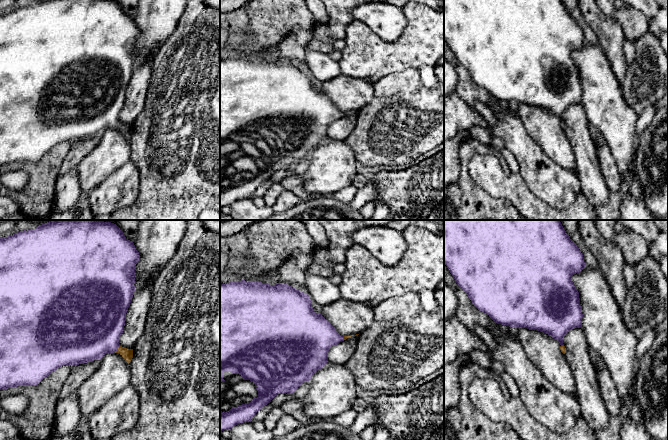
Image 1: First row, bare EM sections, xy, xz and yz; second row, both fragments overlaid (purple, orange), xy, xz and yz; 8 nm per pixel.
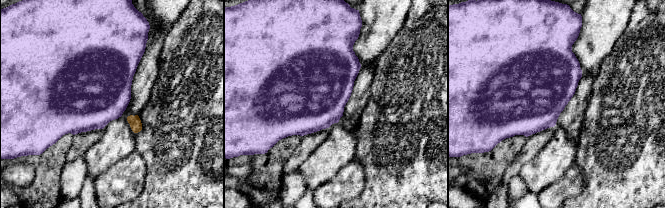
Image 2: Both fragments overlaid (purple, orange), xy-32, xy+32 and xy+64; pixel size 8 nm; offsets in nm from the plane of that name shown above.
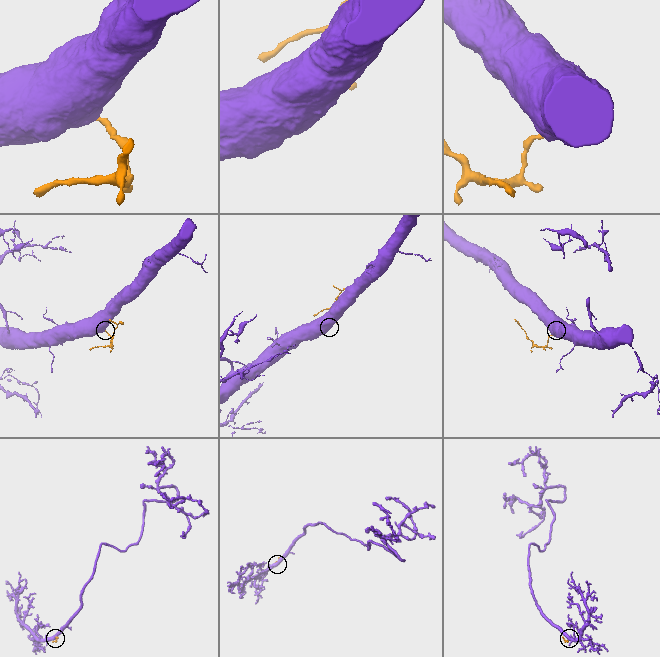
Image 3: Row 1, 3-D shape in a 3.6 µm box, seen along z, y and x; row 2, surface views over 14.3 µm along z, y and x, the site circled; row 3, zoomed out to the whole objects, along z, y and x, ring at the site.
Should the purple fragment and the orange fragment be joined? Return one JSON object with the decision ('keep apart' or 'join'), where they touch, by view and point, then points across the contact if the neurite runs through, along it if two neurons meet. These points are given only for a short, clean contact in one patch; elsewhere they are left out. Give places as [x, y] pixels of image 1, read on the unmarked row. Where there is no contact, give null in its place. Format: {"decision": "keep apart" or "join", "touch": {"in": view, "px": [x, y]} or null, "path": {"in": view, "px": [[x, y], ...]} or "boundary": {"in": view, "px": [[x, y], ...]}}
{"decision": "join", "touch": {"in": "xy", "px": [117, 125]}, "path": {"in": "xy", "px": [[93, 105], [117, 125], [127, 130]]}}

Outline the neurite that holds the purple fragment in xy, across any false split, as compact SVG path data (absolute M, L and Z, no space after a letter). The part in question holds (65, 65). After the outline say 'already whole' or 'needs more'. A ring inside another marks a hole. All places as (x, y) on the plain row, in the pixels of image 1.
M42 0L32 6L24 6L0 14L0 166L17 162L36 162L57 144L76 142L100 136L107 129L119 129L129 140L133 125L119 120L126 89L135 66L135 46L140 34L132 17L128 16L116 0Z; needs more

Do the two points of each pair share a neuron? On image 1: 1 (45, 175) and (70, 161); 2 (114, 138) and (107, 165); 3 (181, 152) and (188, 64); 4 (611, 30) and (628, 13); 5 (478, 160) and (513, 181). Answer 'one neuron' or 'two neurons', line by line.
1: two neurons
2: one neuron
3: one neuron
4: two neurons
5: one neuron

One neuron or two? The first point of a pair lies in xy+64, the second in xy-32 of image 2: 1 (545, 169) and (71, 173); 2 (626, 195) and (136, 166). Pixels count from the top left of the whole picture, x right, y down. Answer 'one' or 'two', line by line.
1: two
2: two

